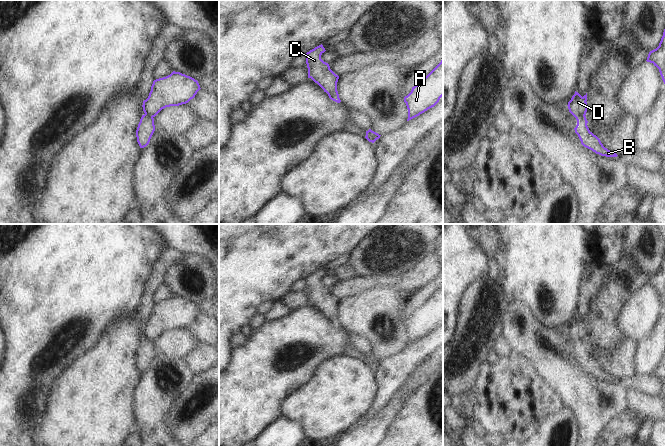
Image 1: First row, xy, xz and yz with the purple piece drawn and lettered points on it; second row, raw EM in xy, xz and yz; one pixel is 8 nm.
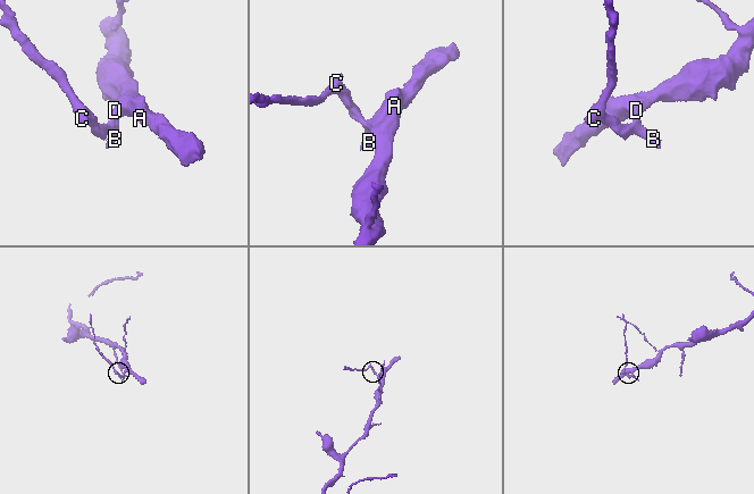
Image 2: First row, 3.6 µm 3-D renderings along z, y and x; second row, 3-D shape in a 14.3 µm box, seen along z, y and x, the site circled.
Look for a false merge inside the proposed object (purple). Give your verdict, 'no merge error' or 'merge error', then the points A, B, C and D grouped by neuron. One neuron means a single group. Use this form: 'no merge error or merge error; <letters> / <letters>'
merge error; A D / B C

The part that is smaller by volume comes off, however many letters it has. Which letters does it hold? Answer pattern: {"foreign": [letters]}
{"foreign": ["B", "C"]}

